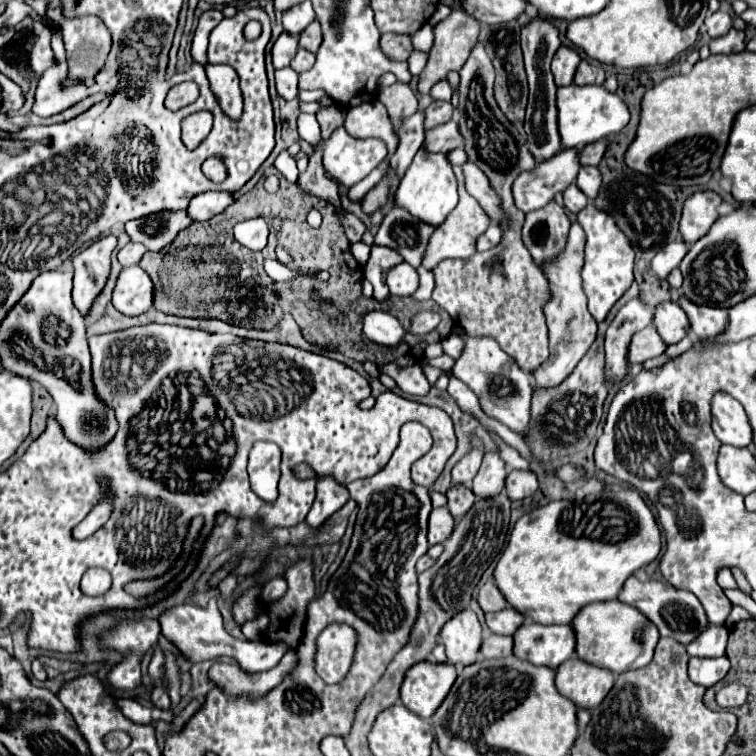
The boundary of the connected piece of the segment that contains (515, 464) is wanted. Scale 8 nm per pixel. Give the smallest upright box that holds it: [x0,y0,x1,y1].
[492,434,530,470]

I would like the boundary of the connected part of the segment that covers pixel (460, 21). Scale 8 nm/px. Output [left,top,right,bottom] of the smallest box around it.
[418,10,480,94]

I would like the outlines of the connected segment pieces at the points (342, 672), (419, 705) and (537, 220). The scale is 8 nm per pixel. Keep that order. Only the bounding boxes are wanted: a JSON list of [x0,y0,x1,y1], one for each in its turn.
[[314,624,358,684],[400,662,456,718],[522,200,570,262]]

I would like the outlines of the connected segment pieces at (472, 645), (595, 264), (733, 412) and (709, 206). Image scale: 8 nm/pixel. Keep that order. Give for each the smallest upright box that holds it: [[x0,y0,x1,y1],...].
[[440,610,482,666],[578,204,634,322],[712,394,752,448],[680,190,722,244]]

